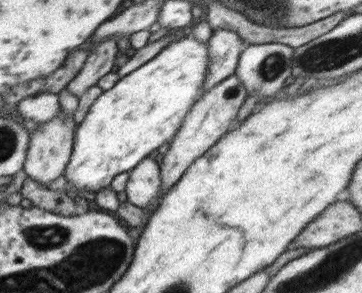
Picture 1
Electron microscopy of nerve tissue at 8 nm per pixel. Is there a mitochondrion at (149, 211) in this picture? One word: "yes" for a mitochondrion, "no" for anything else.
no

